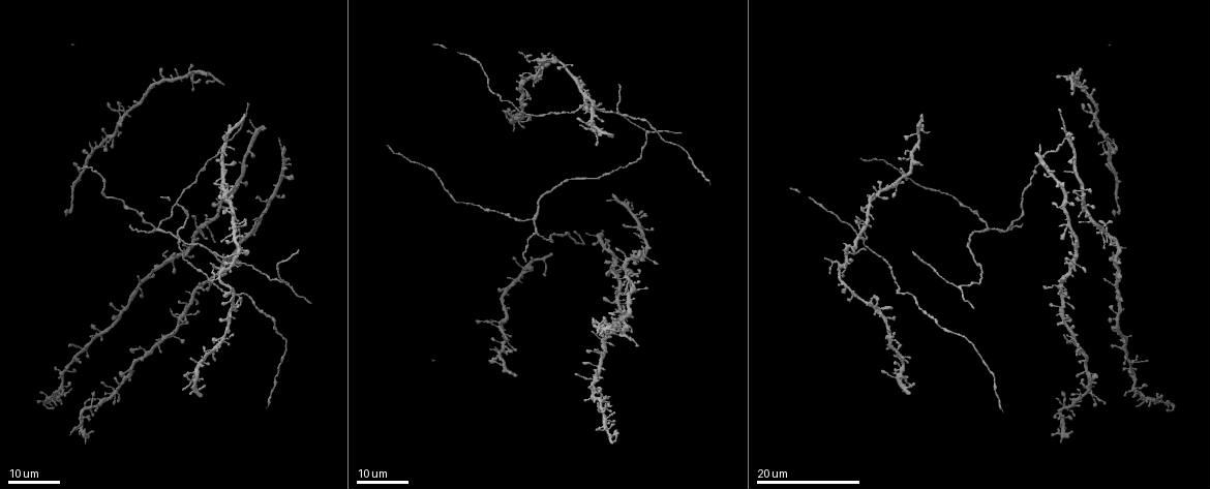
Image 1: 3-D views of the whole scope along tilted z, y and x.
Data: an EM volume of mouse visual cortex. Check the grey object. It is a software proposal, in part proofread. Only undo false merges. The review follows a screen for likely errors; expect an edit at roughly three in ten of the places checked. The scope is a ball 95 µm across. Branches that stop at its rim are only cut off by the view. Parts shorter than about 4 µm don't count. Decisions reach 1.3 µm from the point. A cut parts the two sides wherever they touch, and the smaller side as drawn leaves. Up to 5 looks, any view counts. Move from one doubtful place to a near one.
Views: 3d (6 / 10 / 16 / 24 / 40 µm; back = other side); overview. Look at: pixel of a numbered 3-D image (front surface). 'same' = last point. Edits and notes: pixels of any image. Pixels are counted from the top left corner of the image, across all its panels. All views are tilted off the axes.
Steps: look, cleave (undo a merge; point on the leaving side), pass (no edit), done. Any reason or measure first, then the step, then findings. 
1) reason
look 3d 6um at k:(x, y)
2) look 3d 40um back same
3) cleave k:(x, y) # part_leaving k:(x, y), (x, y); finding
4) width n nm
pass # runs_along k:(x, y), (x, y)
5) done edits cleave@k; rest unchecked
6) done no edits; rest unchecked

four-way junction
look 3d 24um at 1:(219, 270)

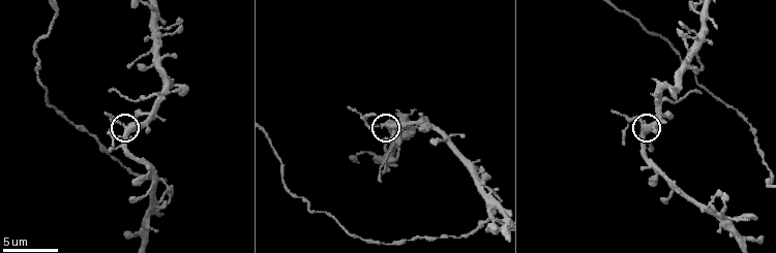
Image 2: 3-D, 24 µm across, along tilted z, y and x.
look 3d 6um at 2:(641, 126)

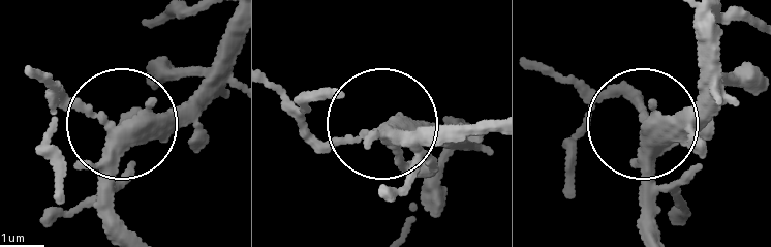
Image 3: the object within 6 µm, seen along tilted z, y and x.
arms 4
pass # one neuron here

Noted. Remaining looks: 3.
three-way junction
look 3d 16um at 1:(958, 286)

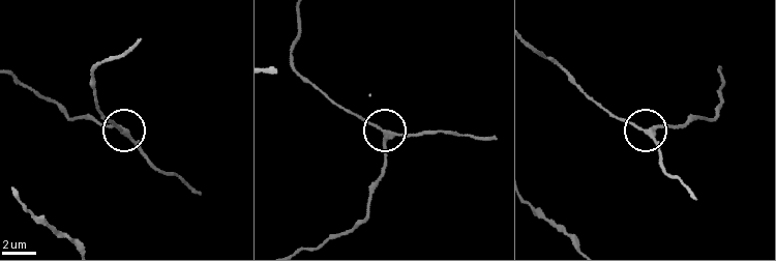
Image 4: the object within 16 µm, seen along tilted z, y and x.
closer look
look 3d 10um at 4:(126, 131)

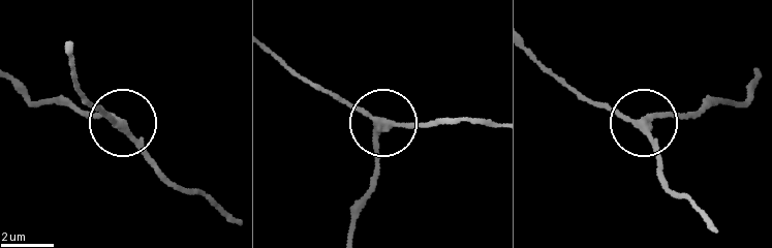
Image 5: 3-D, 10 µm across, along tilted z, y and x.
pass # runs_along 5:(757, 78), (737, 105), (645, 118), (642, 129), (669, 188); continuous, no second neuron

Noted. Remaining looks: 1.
done no edits; rest unchecked

